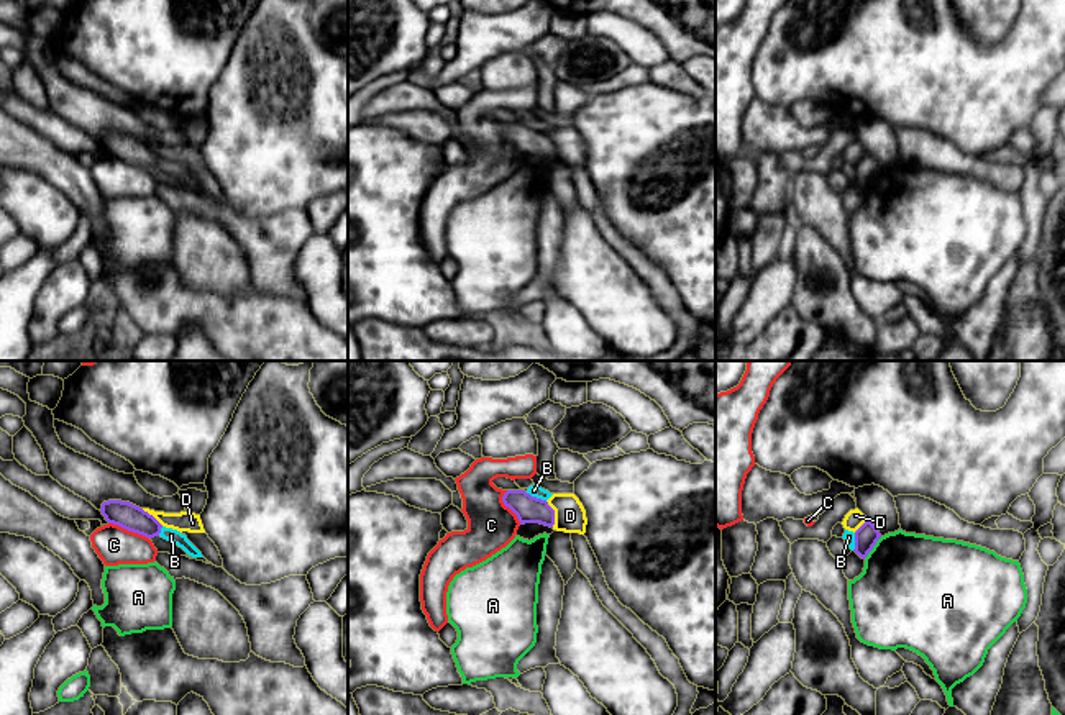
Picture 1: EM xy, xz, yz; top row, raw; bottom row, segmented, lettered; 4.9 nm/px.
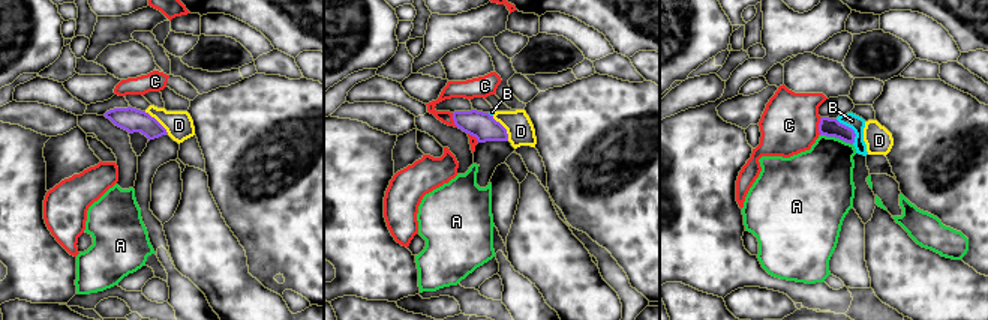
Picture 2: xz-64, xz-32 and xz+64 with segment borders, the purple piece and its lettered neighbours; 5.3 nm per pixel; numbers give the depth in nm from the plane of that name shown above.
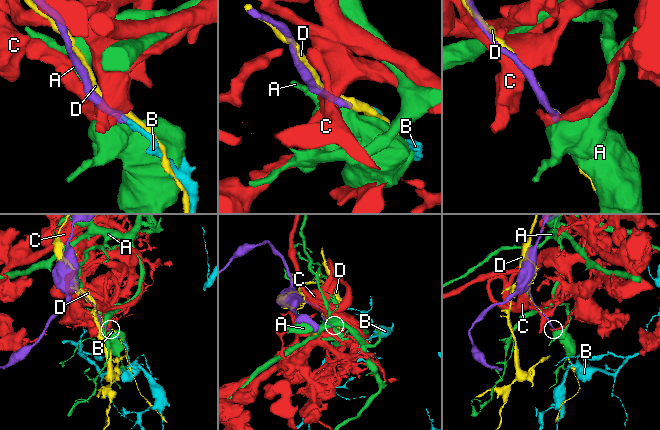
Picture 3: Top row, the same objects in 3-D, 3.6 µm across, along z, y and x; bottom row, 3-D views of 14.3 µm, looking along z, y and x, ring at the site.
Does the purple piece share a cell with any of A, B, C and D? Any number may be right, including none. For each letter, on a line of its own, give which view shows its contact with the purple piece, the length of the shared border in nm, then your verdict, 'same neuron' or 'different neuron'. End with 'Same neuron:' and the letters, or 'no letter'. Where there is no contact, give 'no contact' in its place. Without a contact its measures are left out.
A: yz | 140 nm | different neuron
B: xz | 110 nm | different neuron
C: xy | 220 nm | different neuron
D: xz | 140 nm | different neuron
Same neuron: no letter

